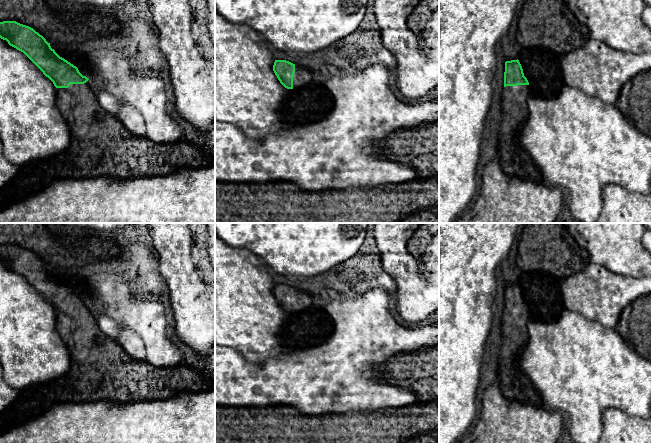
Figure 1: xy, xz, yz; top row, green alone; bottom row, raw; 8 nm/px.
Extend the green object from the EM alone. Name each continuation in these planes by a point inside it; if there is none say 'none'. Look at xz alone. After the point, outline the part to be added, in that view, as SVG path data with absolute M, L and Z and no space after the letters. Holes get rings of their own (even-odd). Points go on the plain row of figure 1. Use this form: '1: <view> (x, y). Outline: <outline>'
1: xz (303, 300). Outline: M295 289L293 313L307 311L310 307L313 307L316 304L318 304L318 300L315 294L301 289Z

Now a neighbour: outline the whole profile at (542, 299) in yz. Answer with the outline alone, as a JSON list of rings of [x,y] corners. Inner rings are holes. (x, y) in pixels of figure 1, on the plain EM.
[[[522,271],[518,284],[529,306],[530,315],[548,319],[564,311],[558,279],[545,273]]]

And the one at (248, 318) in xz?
[[[215,232],[215,344],[230,347],[255,363],[294,352],[285,345],[290,339],[284,334],[289,313],[275,299],[274,286],[269,269],[256,254],[229,246]]]

